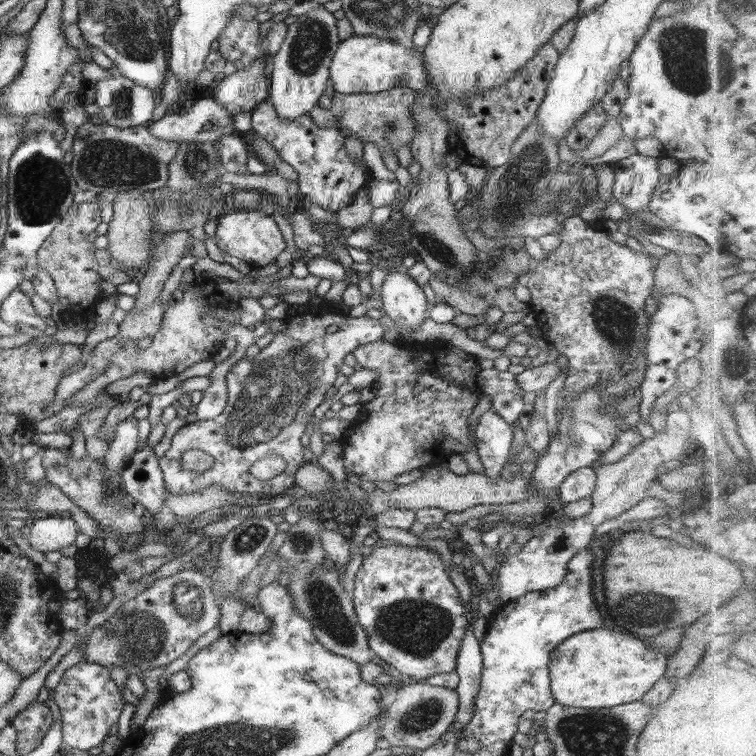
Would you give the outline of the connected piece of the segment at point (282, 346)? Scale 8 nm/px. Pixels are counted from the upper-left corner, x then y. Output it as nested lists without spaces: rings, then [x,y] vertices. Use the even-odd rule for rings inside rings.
[[[325,301],[321,305],[288,304],[286,329],[278,331],[273,340],[254,357],[244,357],[234,364],[226,375],[227,391],[229,392],[226,408],[214,420],[198,421],[197,424],[186,424],[180,428],[172,446],[159,458],[159,466],[163,473],[165,490],[174,496],[188,495],[212,485],[220,485],[234,495],[282,495],[294,488],[296,472],[309,459],[306,449],[302,446],[302,436],[306,425],[311,422],[310,416],[324,402],[324,394],[332,388],[338,377],[339,368],[346,354],[353,352],[358,346],[384,340],[385,326],[375,314],[352,317],[349,313],[338,313],[328,308]],[[188,450],[202,450],[214,458],[215,465],[204,472],[194,472],[182,468],[182,455]],[[271,456],[282,457],[286,461],[286,470],[272,480],[258,480],[250,474],[250,467],[258,460]]]

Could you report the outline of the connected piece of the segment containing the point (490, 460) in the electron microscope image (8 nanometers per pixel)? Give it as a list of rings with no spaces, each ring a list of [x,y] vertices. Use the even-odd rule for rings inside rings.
[[[492,411],[484,412],[476,424],[476,454],[484,467],[488,479],[500,479],[502,469],[506,468],[514,432],[508,422]]]

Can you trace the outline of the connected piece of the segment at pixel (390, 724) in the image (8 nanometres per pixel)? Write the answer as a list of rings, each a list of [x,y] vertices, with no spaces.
[[[422,680],[401,686],[387,710],[380,736],[389,746],[424,750],[448,732],[448,726],[456,721],[458,709],[459,697],[454,689],[433,686]]]

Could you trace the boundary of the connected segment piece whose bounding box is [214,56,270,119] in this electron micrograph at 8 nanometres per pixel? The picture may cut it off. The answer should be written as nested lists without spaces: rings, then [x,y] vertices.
[[[269,56],[254,59],[252,65],[225,77],[214,91],[214,99],[233,119],[238,112],[252,112],[269,93]]]

